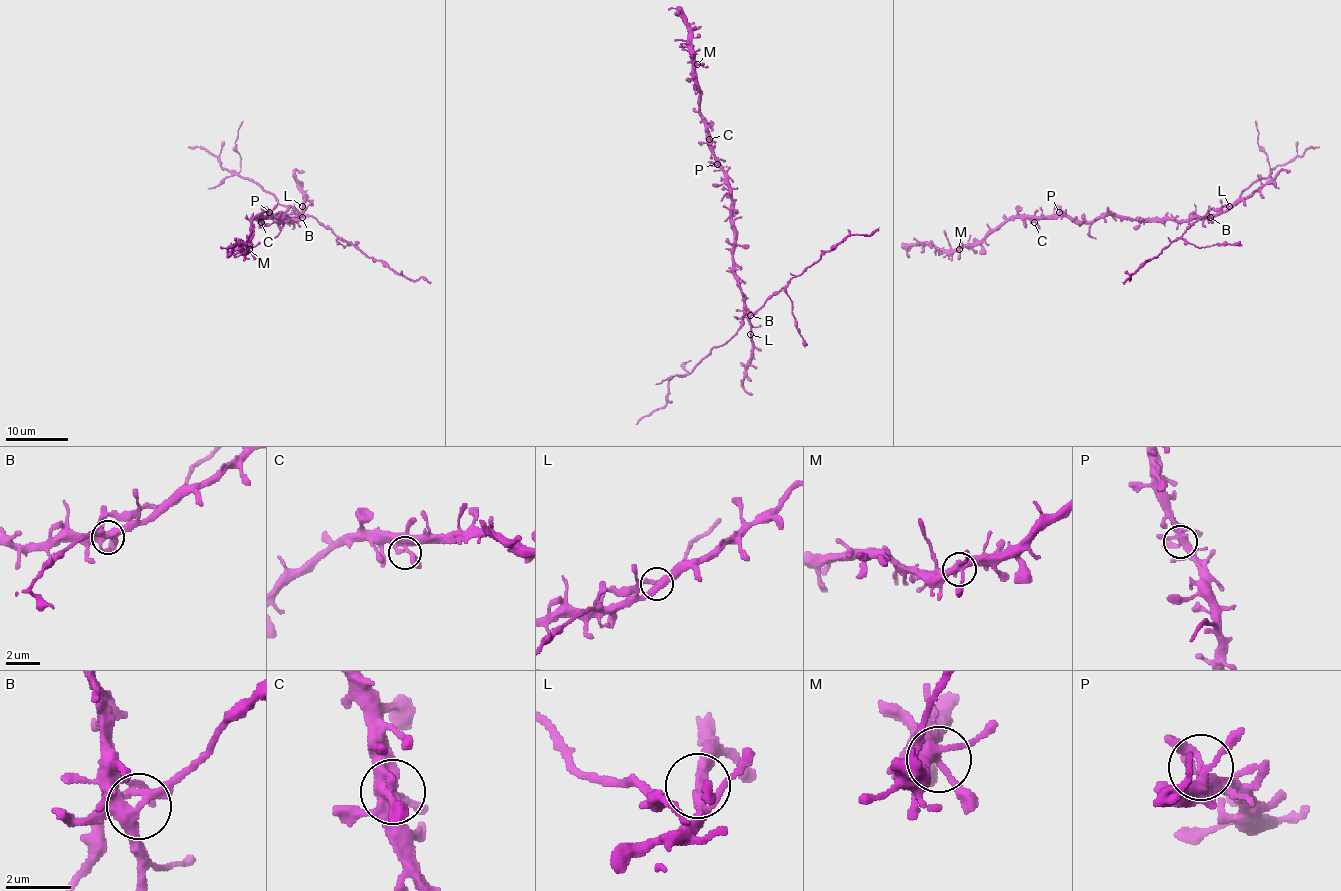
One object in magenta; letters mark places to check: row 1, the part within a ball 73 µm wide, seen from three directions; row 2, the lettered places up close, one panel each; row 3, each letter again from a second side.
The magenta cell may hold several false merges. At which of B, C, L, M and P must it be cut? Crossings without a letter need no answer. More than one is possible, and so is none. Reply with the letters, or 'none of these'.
B

